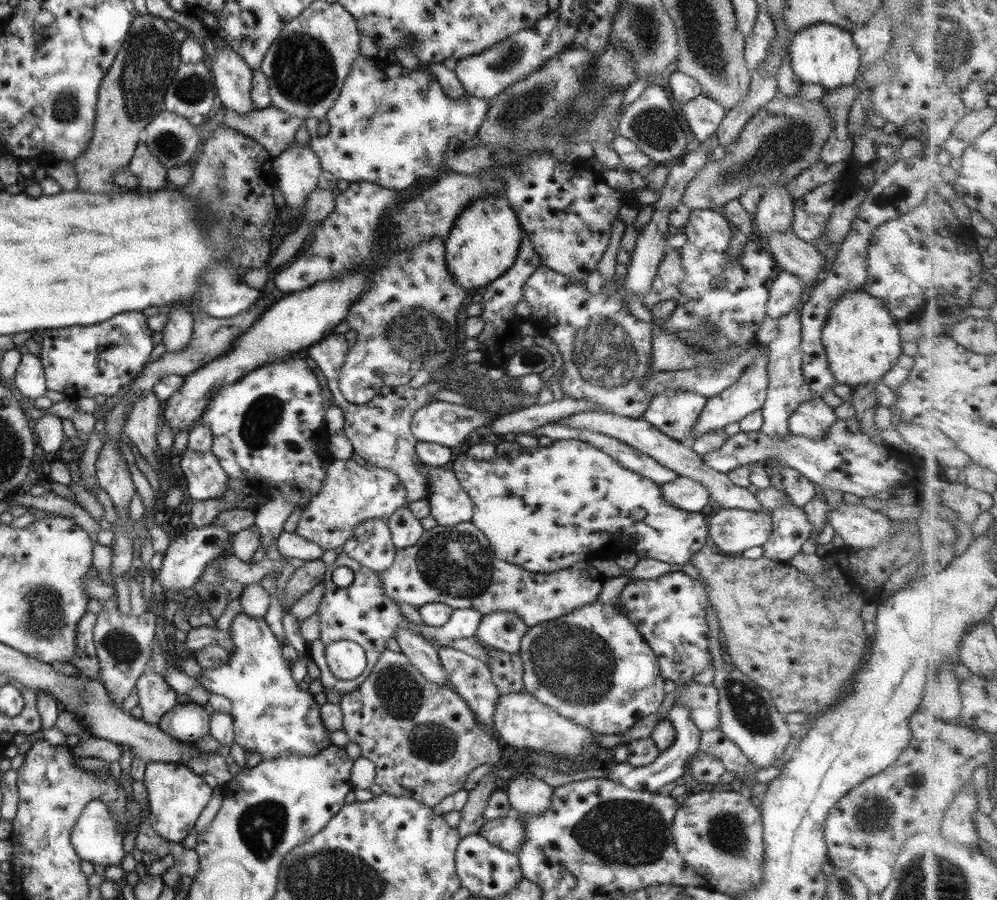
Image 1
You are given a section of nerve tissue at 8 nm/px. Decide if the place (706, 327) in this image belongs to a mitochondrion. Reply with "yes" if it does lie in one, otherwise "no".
yes

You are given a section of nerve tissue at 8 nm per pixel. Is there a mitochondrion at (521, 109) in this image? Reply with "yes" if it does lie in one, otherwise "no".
yes

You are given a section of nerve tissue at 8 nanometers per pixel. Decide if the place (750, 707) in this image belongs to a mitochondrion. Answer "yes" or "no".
yes

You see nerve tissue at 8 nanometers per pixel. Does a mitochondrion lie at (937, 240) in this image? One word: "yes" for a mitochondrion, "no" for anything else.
no

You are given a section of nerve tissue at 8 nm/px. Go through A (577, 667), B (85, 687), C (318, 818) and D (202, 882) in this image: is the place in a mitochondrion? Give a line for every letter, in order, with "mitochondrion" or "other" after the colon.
A: mitochondrion
B: other
C: other
D: other

